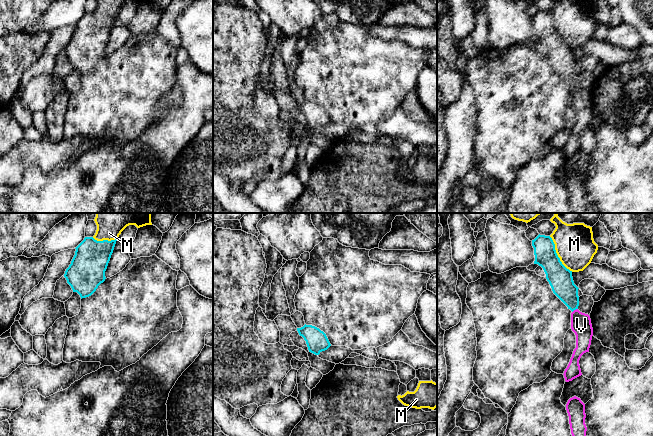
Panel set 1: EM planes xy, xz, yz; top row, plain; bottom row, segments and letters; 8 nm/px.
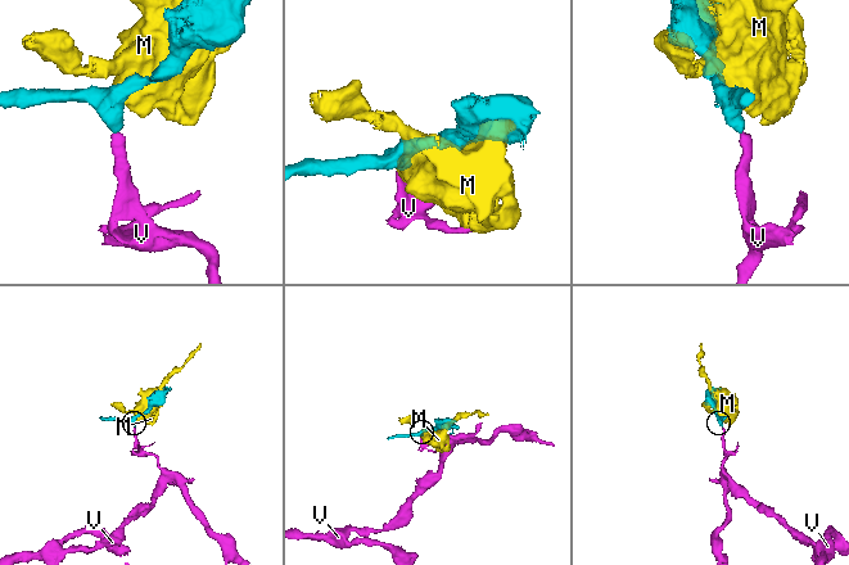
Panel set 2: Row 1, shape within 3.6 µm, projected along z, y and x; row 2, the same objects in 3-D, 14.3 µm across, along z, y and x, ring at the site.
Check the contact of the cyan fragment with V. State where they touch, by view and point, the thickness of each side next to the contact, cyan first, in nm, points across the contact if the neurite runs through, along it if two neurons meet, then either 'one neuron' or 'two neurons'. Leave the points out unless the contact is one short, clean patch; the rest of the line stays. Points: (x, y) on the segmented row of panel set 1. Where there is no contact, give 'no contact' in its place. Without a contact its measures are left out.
yz (574, 309) | 190/160 nm | across yz (561, 281), (574, 309), (581, 325) | one neuron

